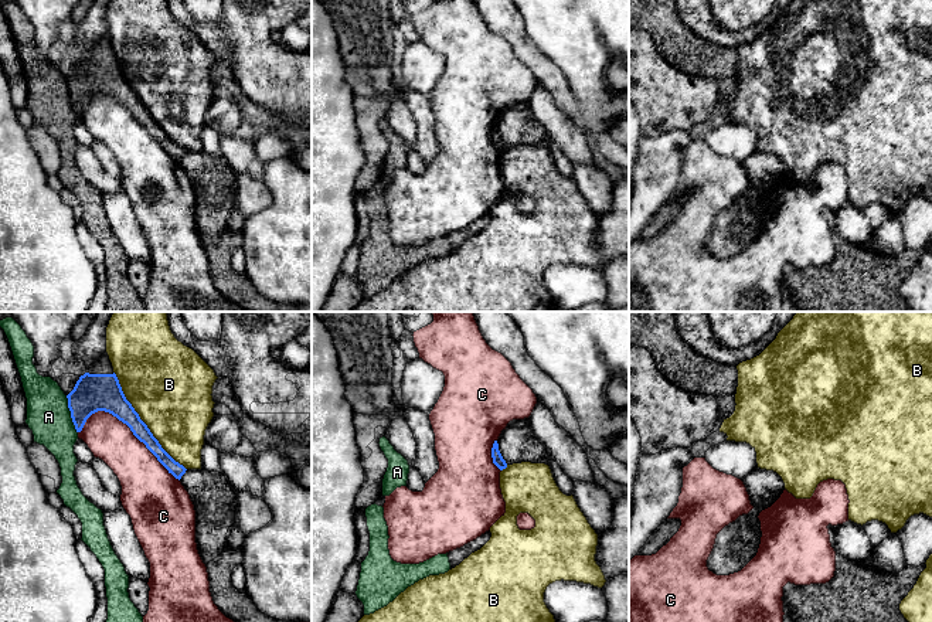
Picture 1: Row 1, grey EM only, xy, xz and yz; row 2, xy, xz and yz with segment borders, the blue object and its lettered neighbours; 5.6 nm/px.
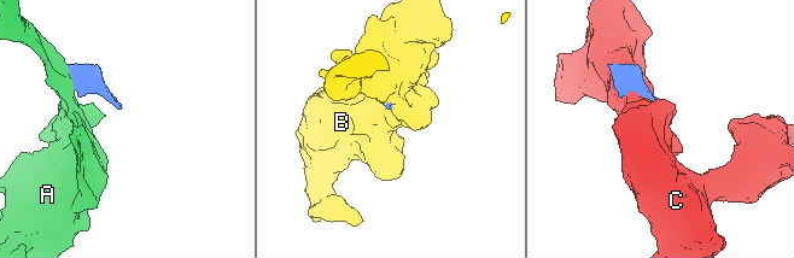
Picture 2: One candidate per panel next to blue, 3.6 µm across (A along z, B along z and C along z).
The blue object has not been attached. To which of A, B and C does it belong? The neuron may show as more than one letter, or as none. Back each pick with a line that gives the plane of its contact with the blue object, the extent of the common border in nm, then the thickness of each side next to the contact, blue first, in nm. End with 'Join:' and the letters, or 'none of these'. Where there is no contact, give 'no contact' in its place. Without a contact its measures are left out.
Join: none of these

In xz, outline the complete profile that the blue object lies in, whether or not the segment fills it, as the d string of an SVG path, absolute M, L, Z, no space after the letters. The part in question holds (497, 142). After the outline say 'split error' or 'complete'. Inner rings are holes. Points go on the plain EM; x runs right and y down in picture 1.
M520 109L501 113L493 126L491 140L493 146L503 153L513 146L544 146L548 143L548 136L530 109Z | split error

